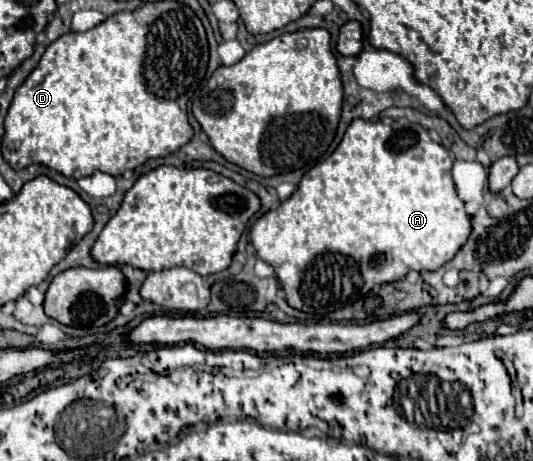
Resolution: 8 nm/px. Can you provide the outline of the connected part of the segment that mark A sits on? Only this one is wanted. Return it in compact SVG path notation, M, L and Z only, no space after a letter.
M360 118L352 120L352 124L348 126L342 142L338 144L338 148L320 164L316 164L314 168L310 168L302 180L296 186L296 192L286 198L284 202L280 202L276 208L272 208L270 212L266 212L264 216L260 216L252 228L250 228L250 244L256 250L256 256L260 260L266 260L272 268L274 274L286 294L286 302L288 306L300 310L300 312L308 312L308 314L318 314L318 316L326 316L334 310L340 310L344 306L354 304L356 300L364 298L374 284L386 284L386 282L394 282L404 278L410 270L436 270L440 268L444 262L452 260L454 254L460 250L460 246L466 242L466 238L470 236L470 216L464 212L464 202L456 196L454 190L454 182L452 182L452 158L448 156L446 148L442 148L440 144L436 144L430 136L428 130L422 128L420 124L410 124L406 120L394 120L384 124L384 120L378 122L364 122Z

